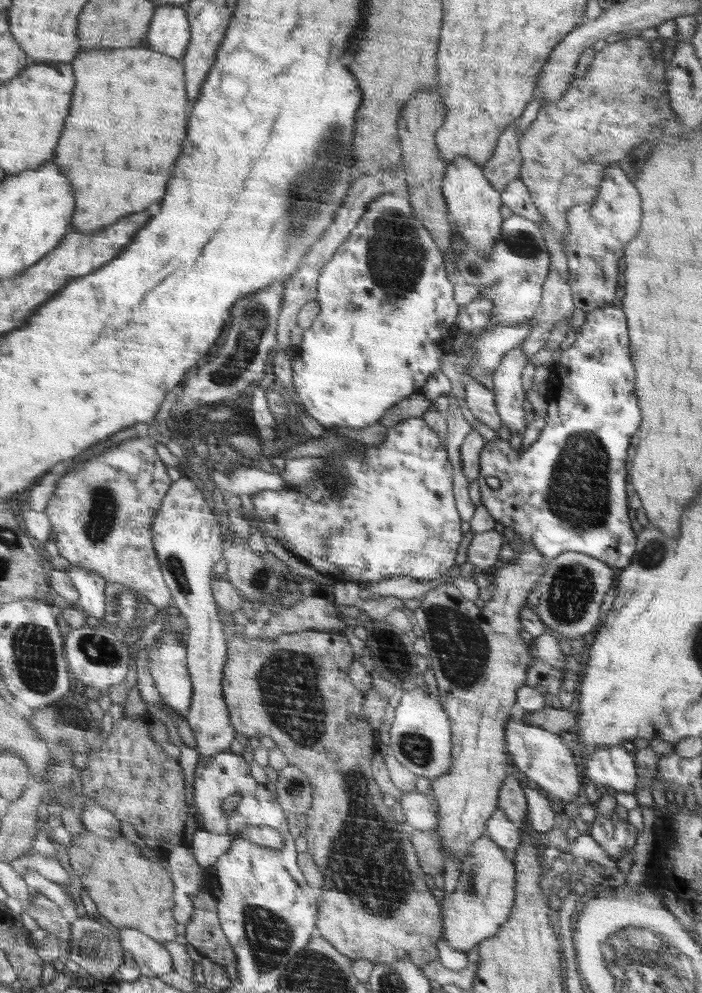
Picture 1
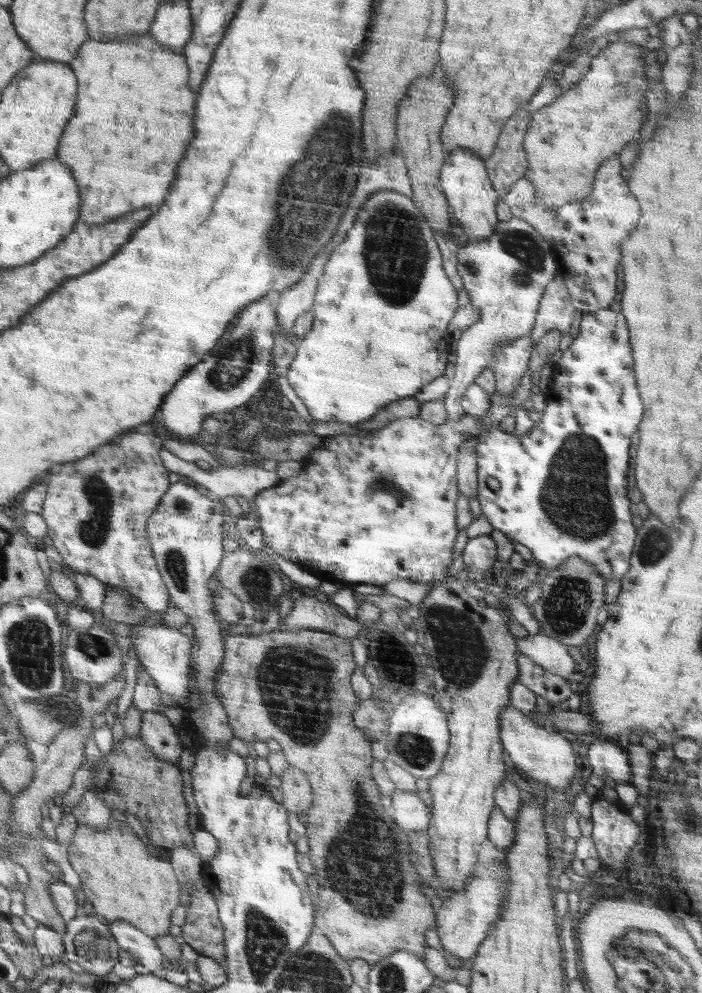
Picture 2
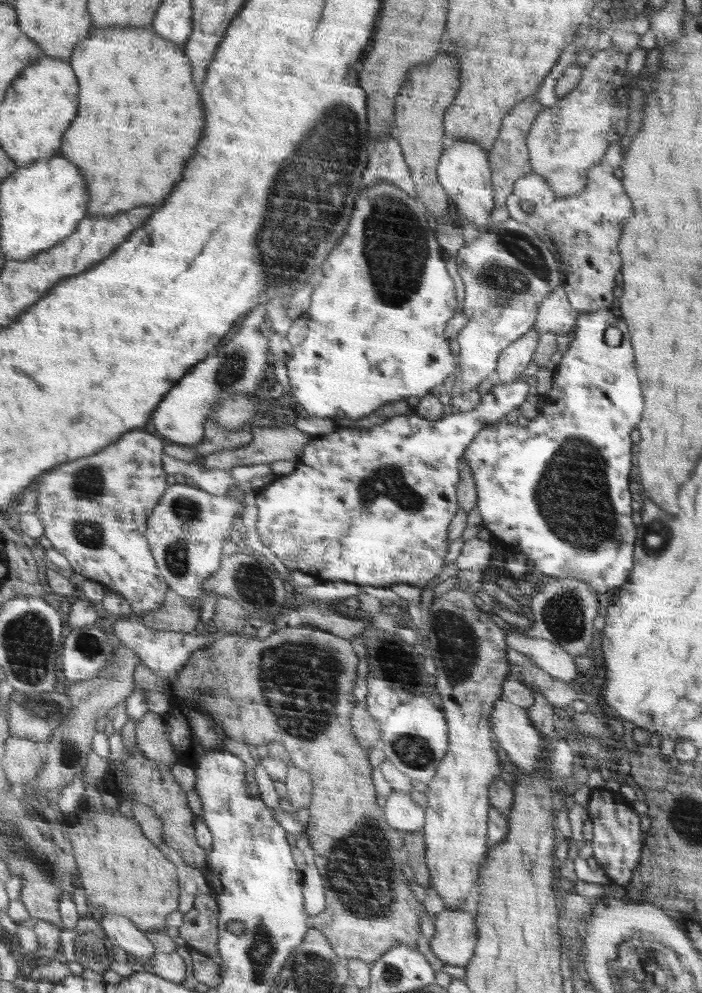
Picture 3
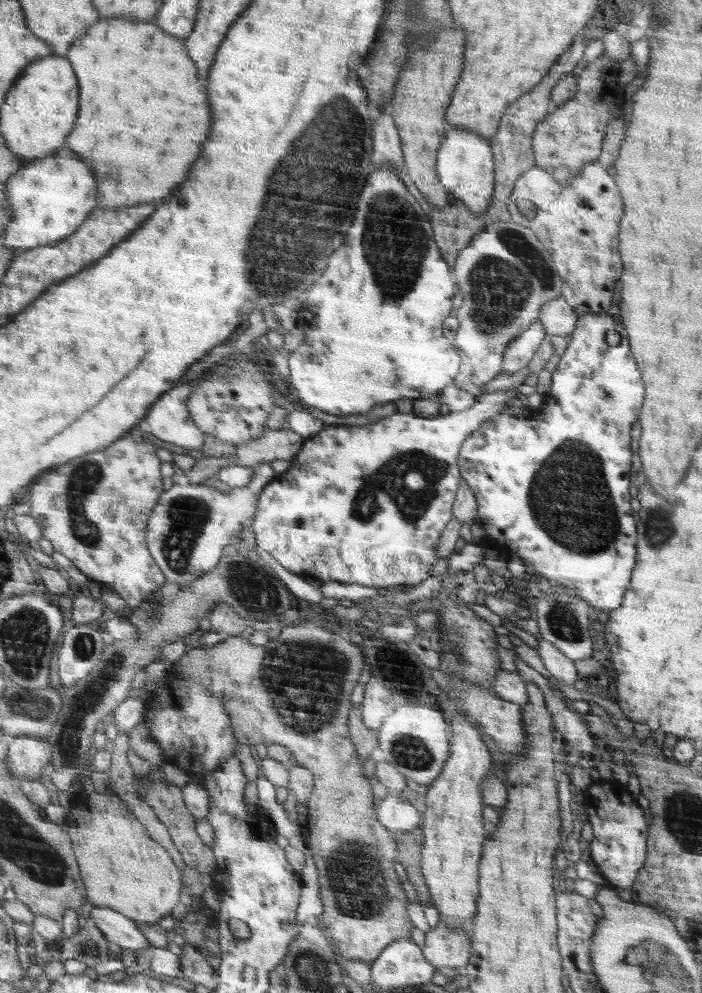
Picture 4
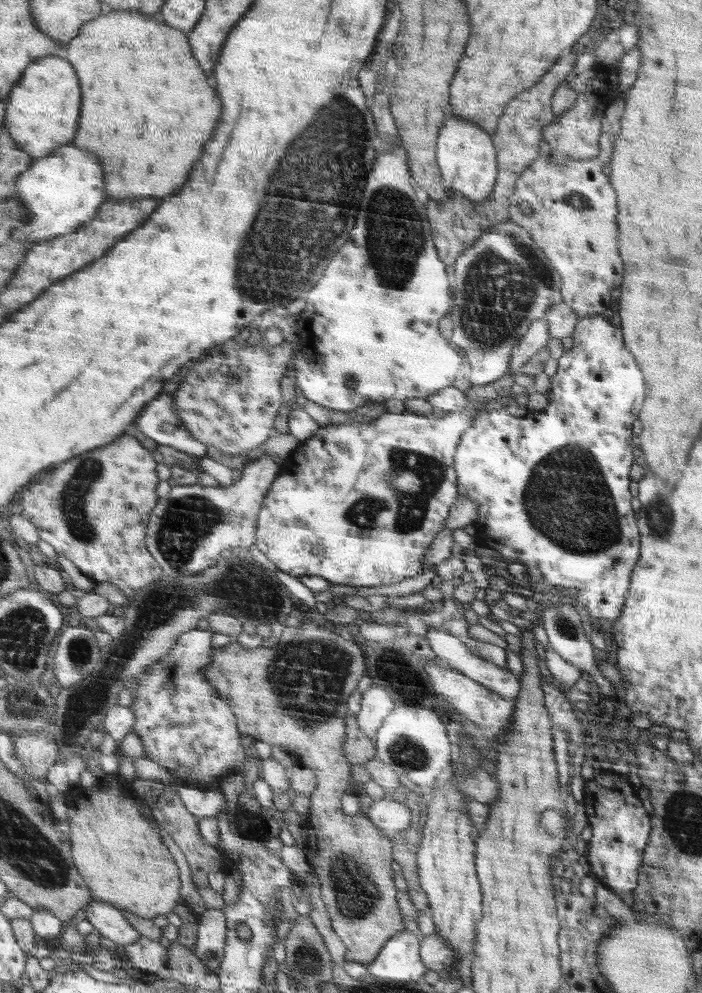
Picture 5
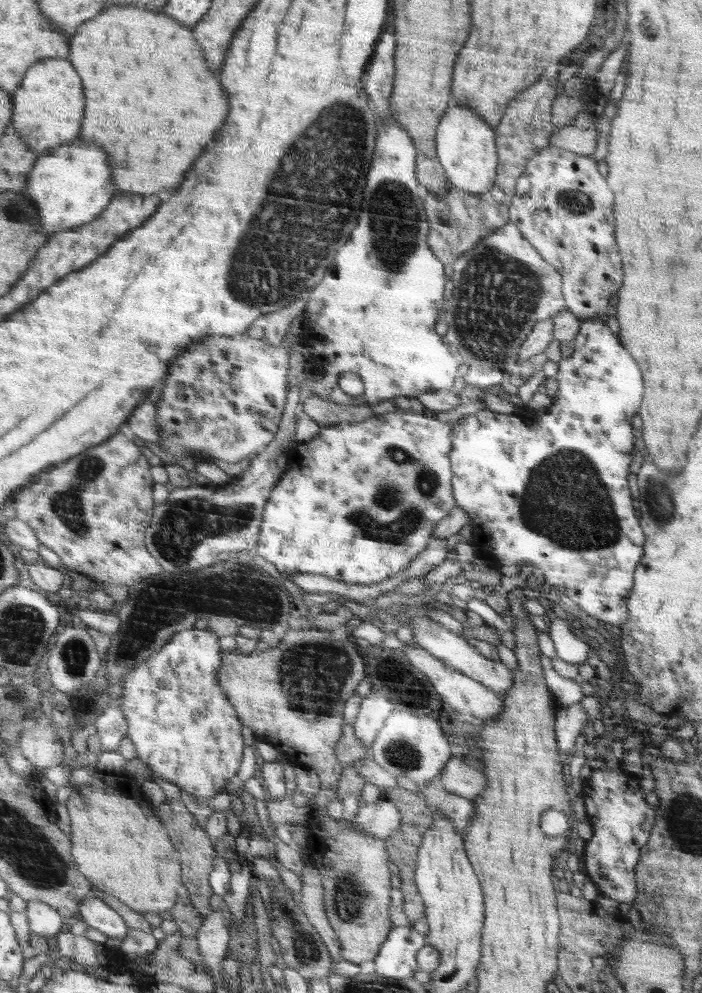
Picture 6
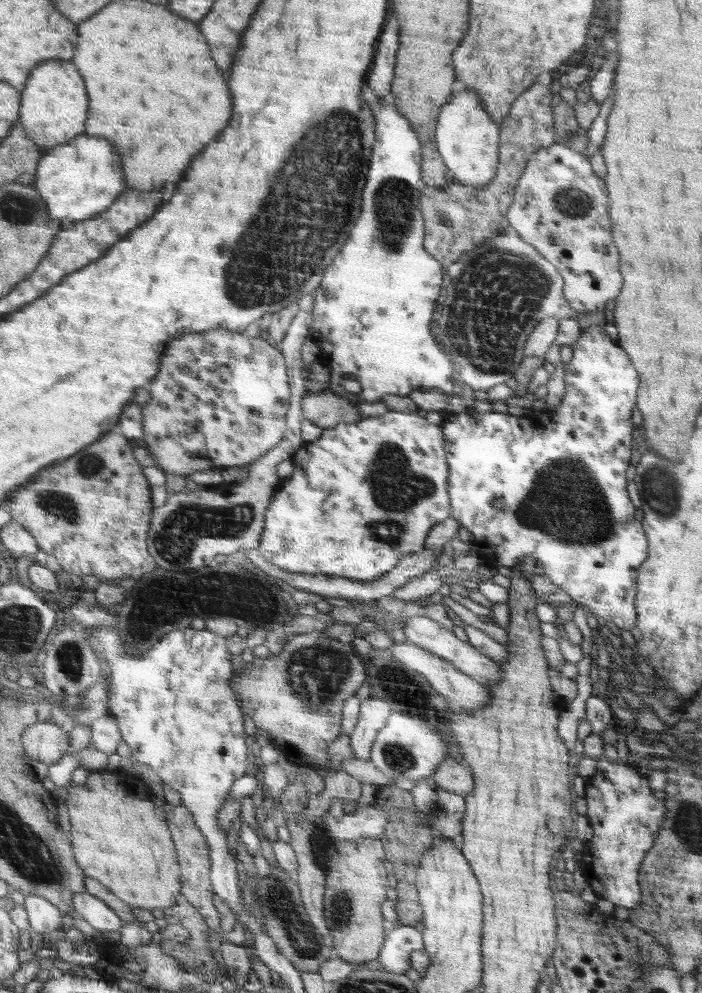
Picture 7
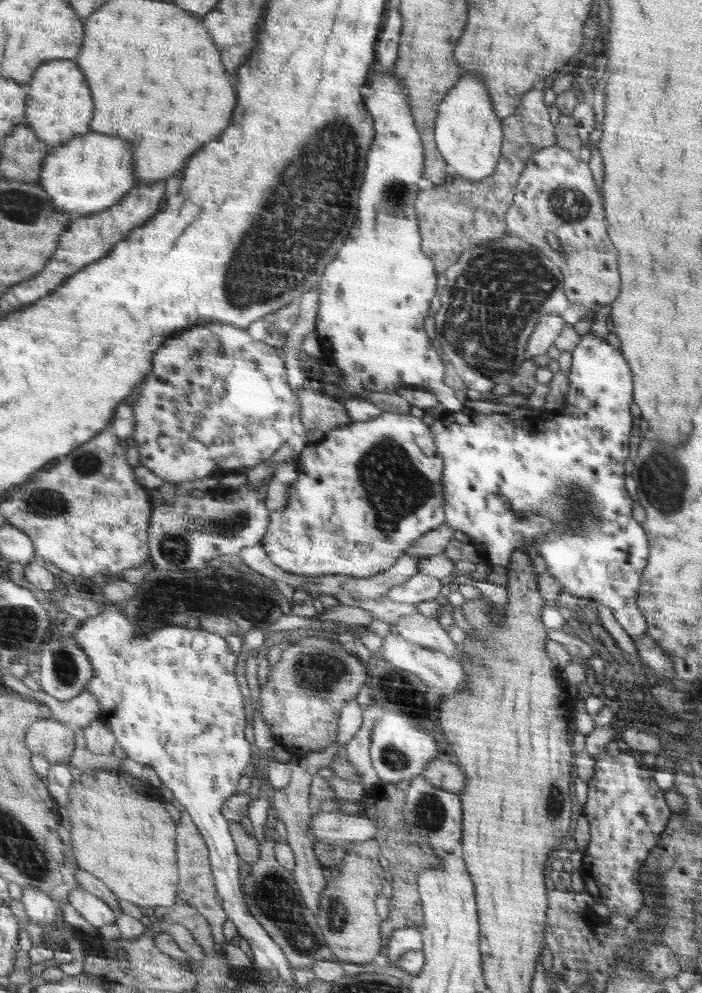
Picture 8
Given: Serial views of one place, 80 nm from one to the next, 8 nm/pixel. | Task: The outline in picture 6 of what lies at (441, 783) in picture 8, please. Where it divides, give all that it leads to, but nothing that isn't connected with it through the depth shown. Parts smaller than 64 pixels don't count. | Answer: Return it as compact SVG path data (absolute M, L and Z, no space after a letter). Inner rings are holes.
M458 757L451 758L444 766L441 780L447 791L472 800L486 788L487 783L487 778L480 770Z

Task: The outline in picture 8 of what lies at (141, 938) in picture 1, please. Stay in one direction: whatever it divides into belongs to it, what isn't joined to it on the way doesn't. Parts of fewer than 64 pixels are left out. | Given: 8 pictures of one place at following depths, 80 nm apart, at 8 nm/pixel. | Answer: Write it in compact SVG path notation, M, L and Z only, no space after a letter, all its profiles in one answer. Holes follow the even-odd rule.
M86 888L75 890L70 897L70 903L94 927L101 928L118 924L119 915L112 909L112 906Z

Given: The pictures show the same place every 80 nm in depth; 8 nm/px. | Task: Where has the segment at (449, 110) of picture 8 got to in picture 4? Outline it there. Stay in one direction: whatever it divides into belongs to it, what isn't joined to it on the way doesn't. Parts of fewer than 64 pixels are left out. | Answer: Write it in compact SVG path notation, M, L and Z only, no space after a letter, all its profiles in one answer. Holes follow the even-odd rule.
M450 128L444 136L444 141L439 149L438 163L440 182L448 186L454 200L468 206L474 216L486 213L492 202L493 188L495 185L495 160L491 143L479 134L464 129Z

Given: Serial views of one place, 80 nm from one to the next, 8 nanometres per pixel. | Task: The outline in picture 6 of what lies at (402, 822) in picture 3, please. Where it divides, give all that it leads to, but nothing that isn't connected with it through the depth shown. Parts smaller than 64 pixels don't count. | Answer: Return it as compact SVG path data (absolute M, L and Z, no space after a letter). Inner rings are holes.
M384 798L376 803L359 807L356 815L349 819L351 826L372 836L385 839L401 823L401 812L392 800Z

